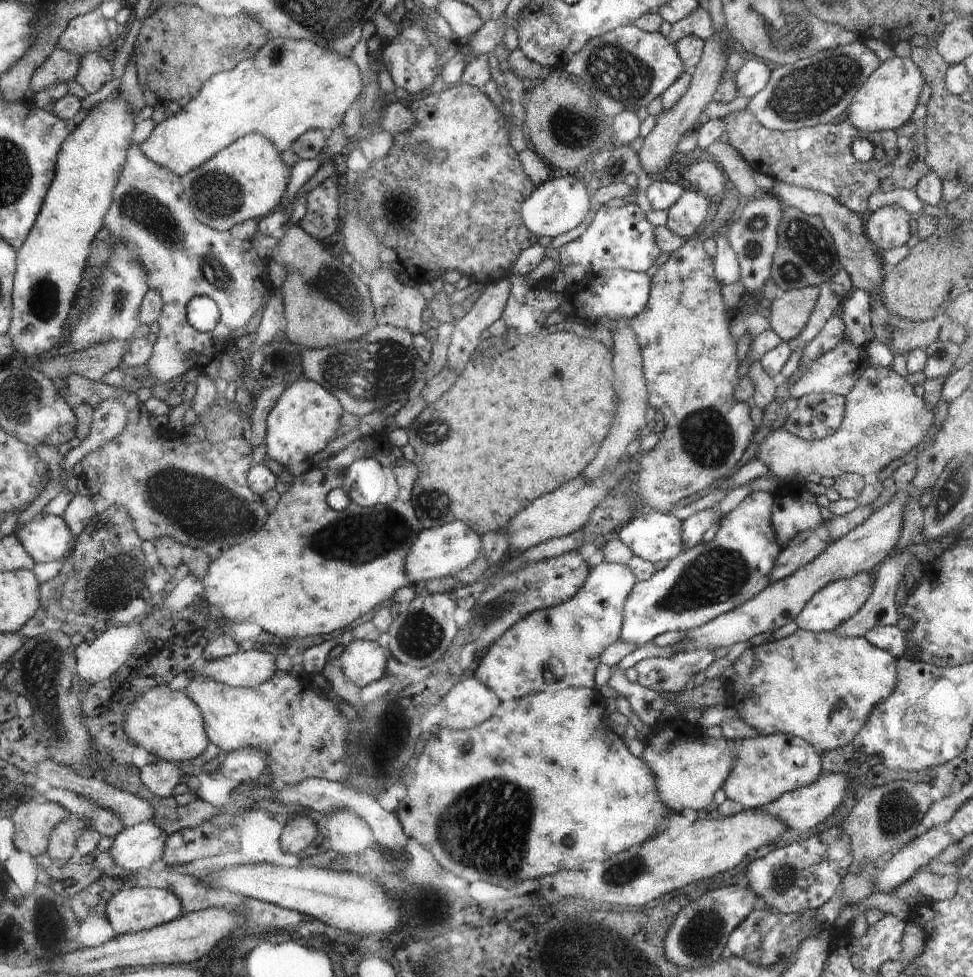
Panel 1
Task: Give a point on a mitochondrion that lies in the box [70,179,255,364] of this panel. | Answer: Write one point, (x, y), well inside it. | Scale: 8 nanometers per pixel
(146, 211)

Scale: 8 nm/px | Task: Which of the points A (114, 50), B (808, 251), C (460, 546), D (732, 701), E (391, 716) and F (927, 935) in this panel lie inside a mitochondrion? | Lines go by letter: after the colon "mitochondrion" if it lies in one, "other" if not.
A: other
B: mitochondrion
C: other
D: other
E: mitochondrion
F: other

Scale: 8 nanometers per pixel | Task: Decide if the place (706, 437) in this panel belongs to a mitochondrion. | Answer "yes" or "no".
yes

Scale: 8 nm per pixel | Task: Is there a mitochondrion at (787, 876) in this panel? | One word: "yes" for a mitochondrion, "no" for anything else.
yes

